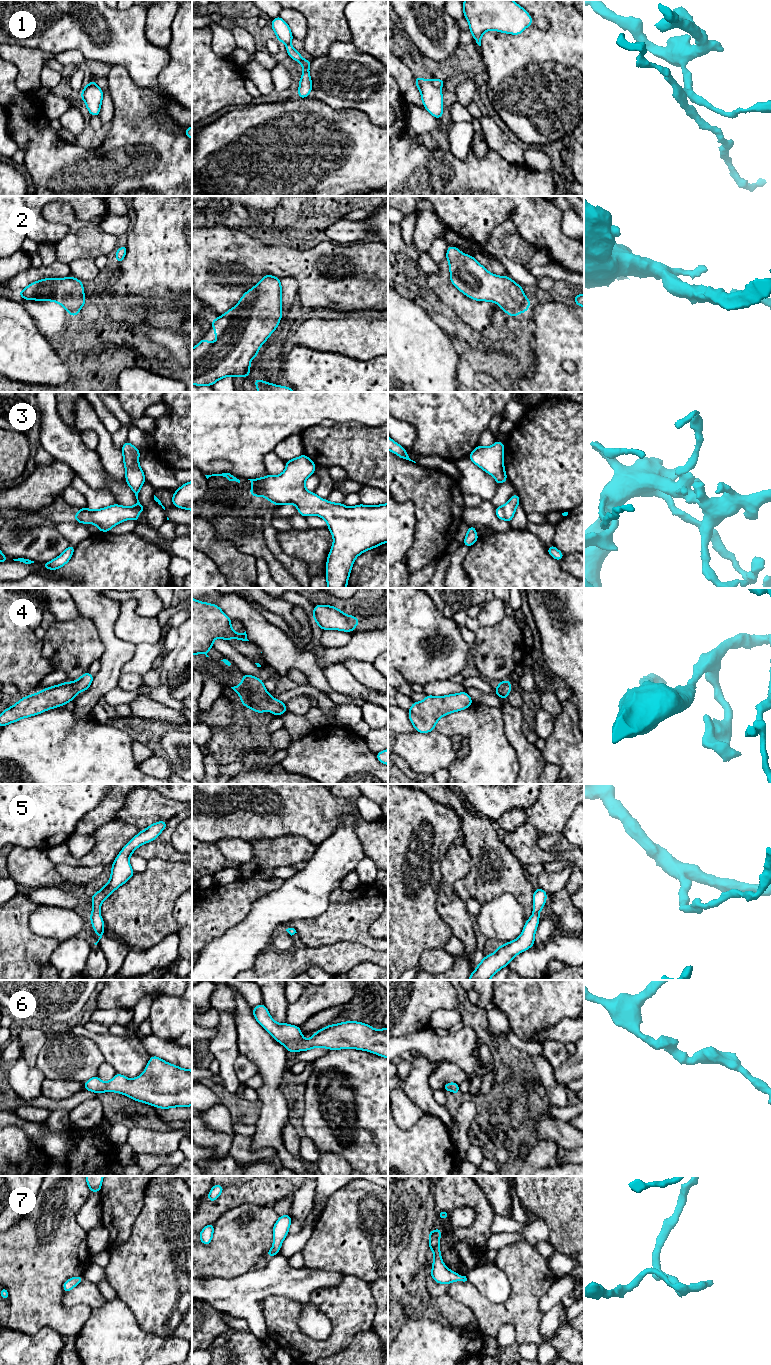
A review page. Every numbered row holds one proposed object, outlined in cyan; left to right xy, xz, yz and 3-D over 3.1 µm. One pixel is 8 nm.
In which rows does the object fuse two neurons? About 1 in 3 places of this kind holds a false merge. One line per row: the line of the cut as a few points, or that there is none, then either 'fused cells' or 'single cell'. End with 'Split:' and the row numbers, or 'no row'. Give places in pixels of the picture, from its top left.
1: yz (431, 81), (439, 88) | fused cells
2: no cut | single cell
3: no cut | single cell
4: no cut | single cell
5: no cut | single cell
6: no cut | single cell
7: no cut | single cell
Split: 1

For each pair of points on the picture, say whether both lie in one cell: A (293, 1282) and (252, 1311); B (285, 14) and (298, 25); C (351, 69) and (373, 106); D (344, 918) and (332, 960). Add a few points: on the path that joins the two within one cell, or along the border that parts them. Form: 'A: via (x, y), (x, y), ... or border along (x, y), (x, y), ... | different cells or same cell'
A: via (281, 1282), (272, 1282), (255, 1299) | same cell
B: via (288, 15), (295, 22) | same cell
C: via (358, 78), (373, 93), (373, 97) | same cell
D: border along (361, 943), (338, 941), (314, 947) | different cells

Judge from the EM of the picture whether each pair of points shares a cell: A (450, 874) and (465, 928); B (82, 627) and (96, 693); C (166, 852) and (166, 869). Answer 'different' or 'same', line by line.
A: same
B: different
C: different

